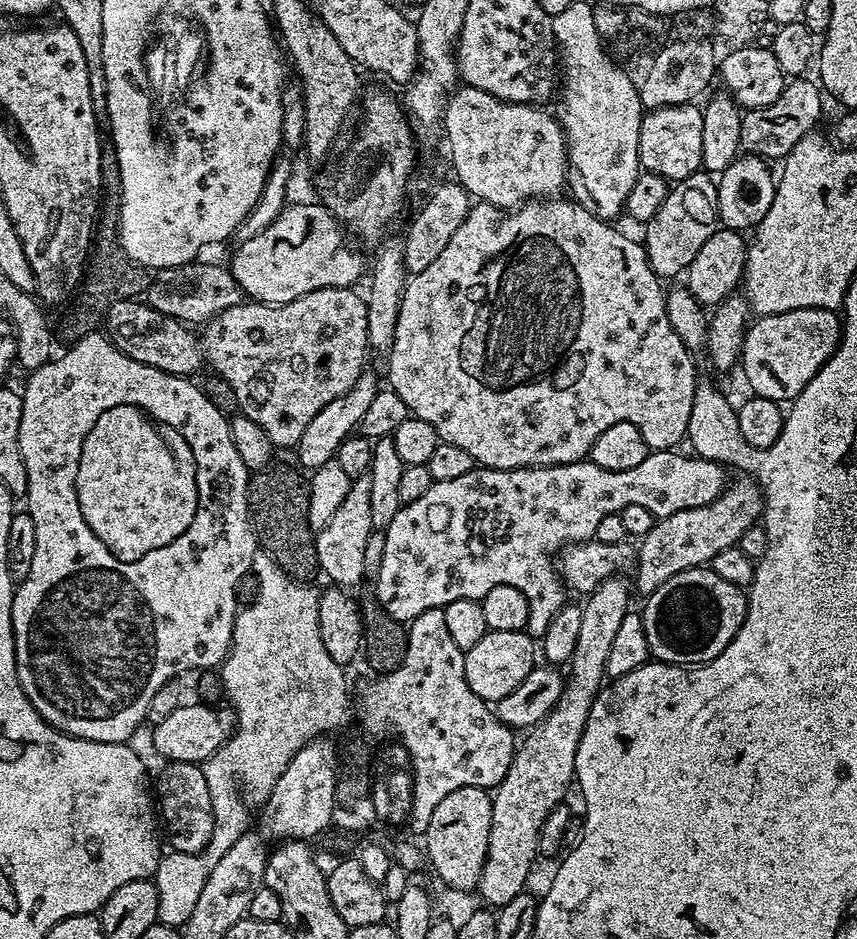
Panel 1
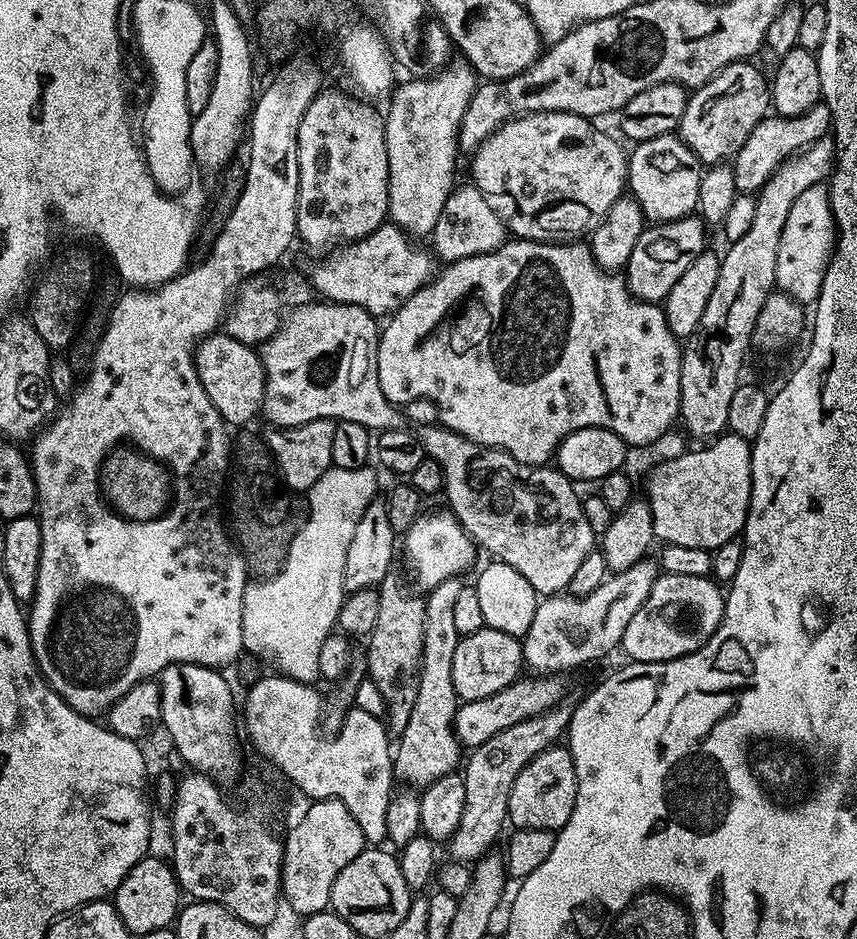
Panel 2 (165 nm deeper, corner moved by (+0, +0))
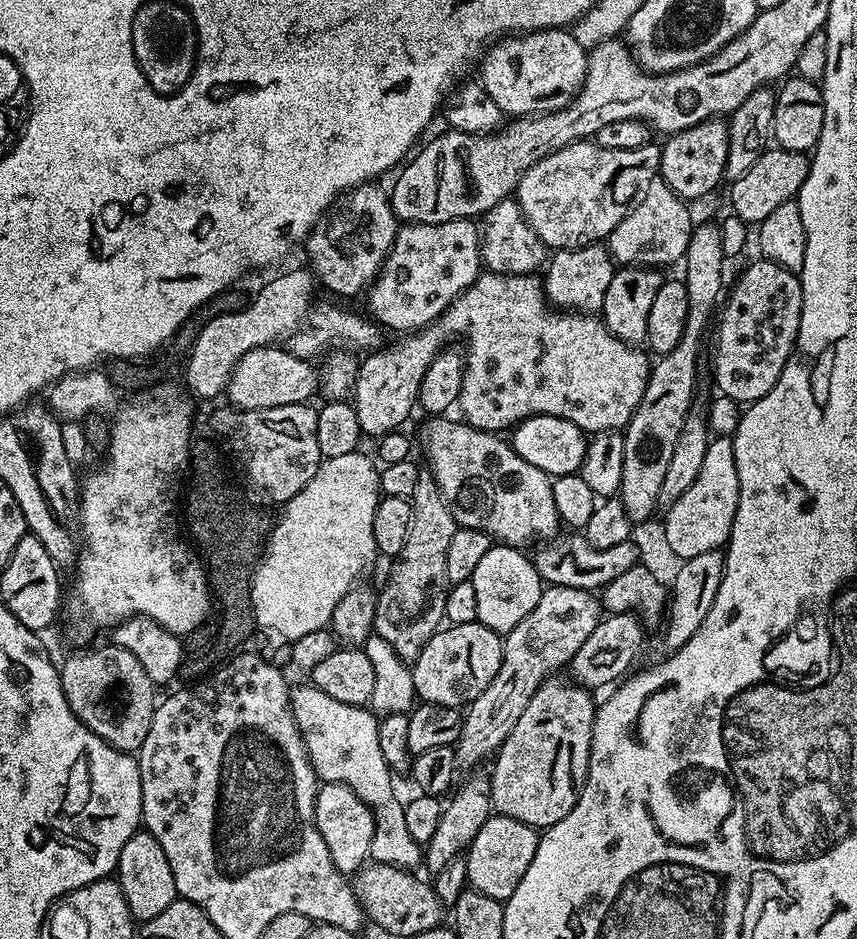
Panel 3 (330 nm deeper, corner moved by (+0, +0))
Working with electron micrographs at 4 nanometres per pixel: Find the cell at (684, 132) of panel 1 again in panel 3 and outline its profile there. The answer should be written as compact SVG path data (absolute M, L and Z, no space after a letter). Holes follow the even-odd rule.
M659 178L651 180L607 238L606 247L613 261L620 266L643 266L657 270L663 269L663 264L683 261L694 227L688 208L685 200L670 190L667 182Z

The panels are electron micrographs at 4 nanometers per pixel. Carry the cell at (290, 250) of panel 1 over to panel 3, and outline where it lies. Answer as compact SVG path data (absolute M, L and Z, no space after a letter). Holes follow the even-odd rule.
M471 219L441 224L405 223L366 293L371 319L385 329L393 328L396 334L418 332L435 324L481 272L480 229Z

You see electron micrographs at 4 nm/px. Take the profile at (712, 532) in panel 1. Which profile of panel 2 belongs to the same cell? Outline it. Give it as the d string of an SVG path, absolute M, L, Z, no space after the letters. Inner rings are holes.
M645 558L630 566L630 570L609 575L608 579L585 596L557 594L541 599L536 606L534 622L523 636L524 663L536 674L563 674L571 668L592 664L607 652L620 648L622 634L626 634L626 622L638 614L638 606L650 598L650 590L658 575L655 559Z

